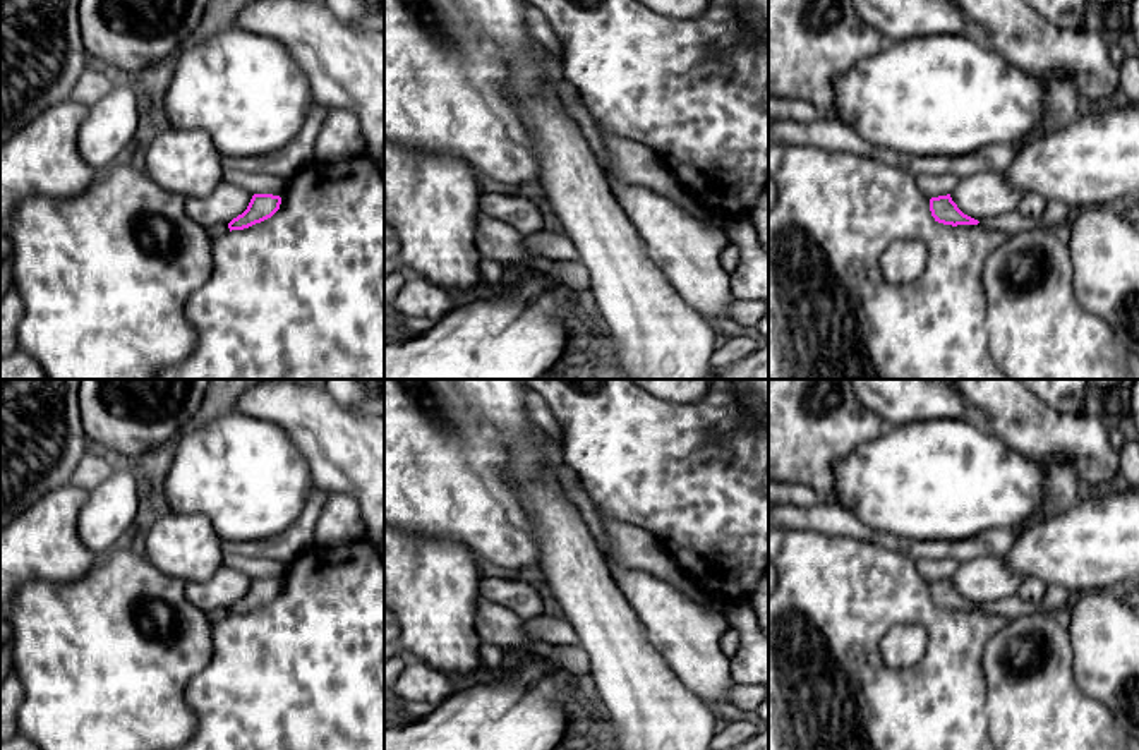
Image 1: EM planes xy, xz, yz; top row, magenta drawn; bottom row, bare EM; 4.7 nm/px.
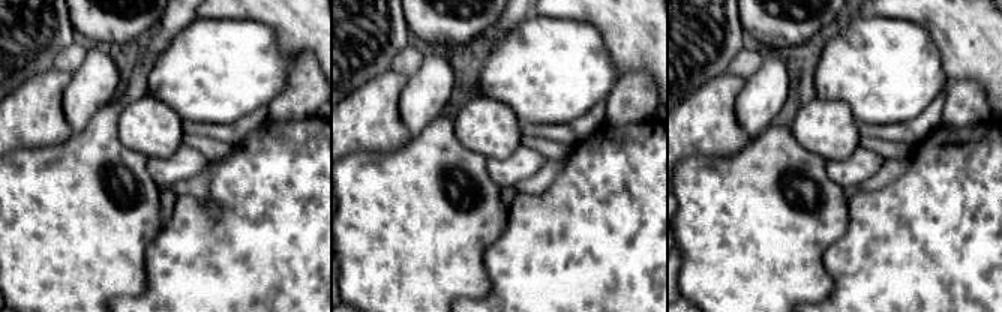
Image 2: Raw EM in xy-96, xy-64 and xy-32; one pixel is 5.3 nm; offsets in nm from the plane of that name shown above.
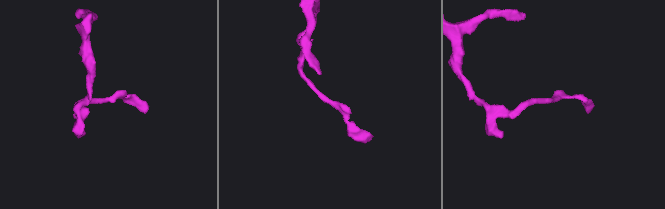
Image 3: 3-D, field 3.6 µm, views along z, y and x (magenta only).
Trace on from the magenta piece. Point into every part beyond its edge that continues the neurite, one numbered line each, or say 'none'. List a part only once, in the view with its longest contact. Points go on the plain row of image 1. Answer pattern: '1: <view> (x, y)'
none

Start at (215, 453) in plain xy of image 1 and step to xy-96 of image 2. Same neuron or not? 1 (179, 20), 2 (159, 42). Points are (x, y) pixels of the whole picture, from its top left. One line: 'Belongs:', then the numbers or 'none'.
Belongs: none

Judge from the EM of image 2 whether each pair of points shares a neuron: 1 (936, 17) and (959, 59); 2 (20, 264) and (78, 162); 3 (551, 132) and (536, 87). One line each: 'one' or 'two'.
1: one
2: one
3: two

